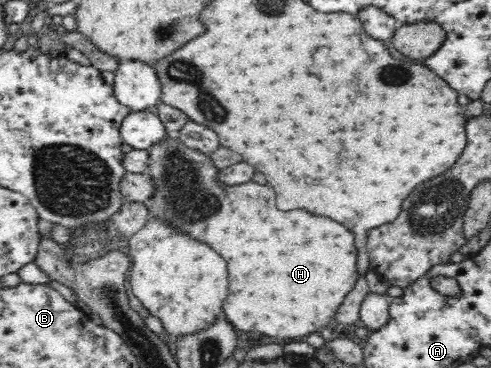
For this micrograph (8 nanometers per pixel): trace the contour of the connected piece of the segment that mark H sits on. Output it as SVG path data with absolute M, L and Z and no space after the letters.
M174 134L153 144L149 153L149 175L153 179L153 199L149 217L159 217L181 233L209 244L229 264L229 298L223 304L227 320L237 330L255 330L273 338L299 338L327 326L345 296L357 282L357 248L353 232L329 218L313 216L305 210L281 212L275 206L271 186L247 182L241 186L221 186L216 180L219 168L207 154L186 148Z

